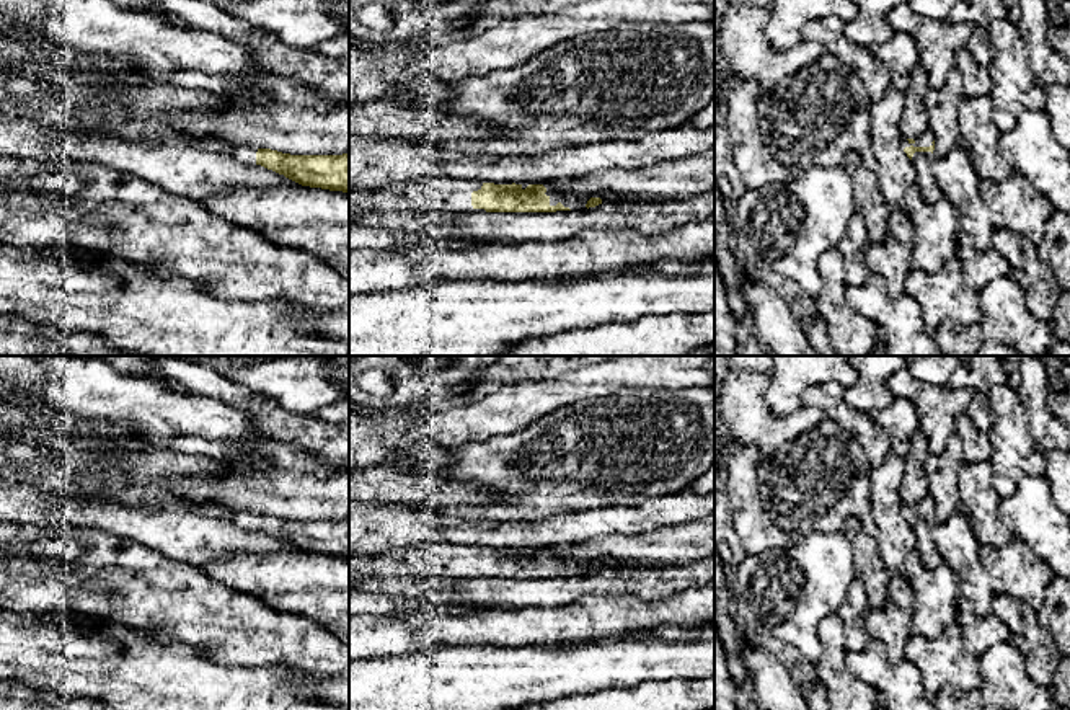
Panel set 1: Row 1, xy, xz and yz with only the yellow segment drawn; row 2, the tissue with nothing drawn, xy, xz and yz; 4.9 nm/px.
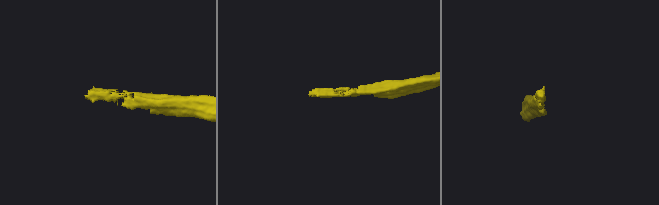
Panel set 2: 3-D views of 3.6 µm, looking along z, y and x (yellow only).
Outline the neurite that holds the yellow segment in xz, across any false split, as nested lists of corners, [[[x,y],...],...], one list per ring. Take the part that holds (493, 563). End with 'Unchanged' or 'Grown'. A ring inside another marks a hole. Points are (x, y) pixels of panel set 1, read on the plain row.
[[[455,545],[455,566],[439,568],[422,548],[396,548],[382,555],[349,558],[349,581],[352,578],[411,578],[452,575],[455,578],[556,578],[589,575],[608,563],[564,561],[548,550],[494,550],[478,545]]]. Grown

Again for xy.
[[[207,504],[207,514],[232,521],[241,529],[261,530],[310,553],[349,558],[349,519],[290,521],[271,514],[235,511]]]. Grown

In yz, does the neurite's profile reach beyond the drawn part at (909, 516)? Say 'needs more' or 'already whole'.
needs more

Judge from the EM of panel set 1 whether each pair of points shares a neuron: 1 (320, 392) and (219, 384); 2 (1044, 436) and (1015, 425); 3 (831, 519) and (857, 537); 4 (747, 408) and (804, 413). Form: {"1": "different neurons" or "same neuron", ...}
{"1": "different neurons", "2": "different neurons", "3": "different neurons", "4": "same neuron"}

